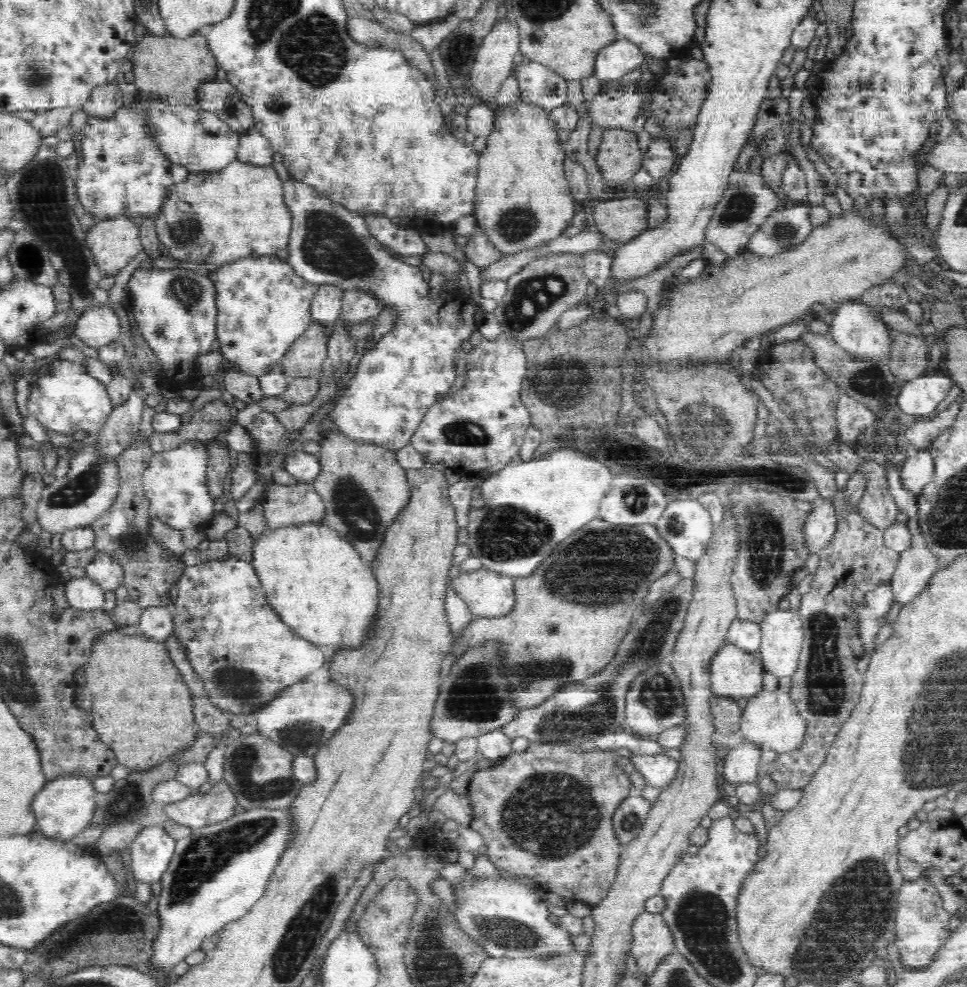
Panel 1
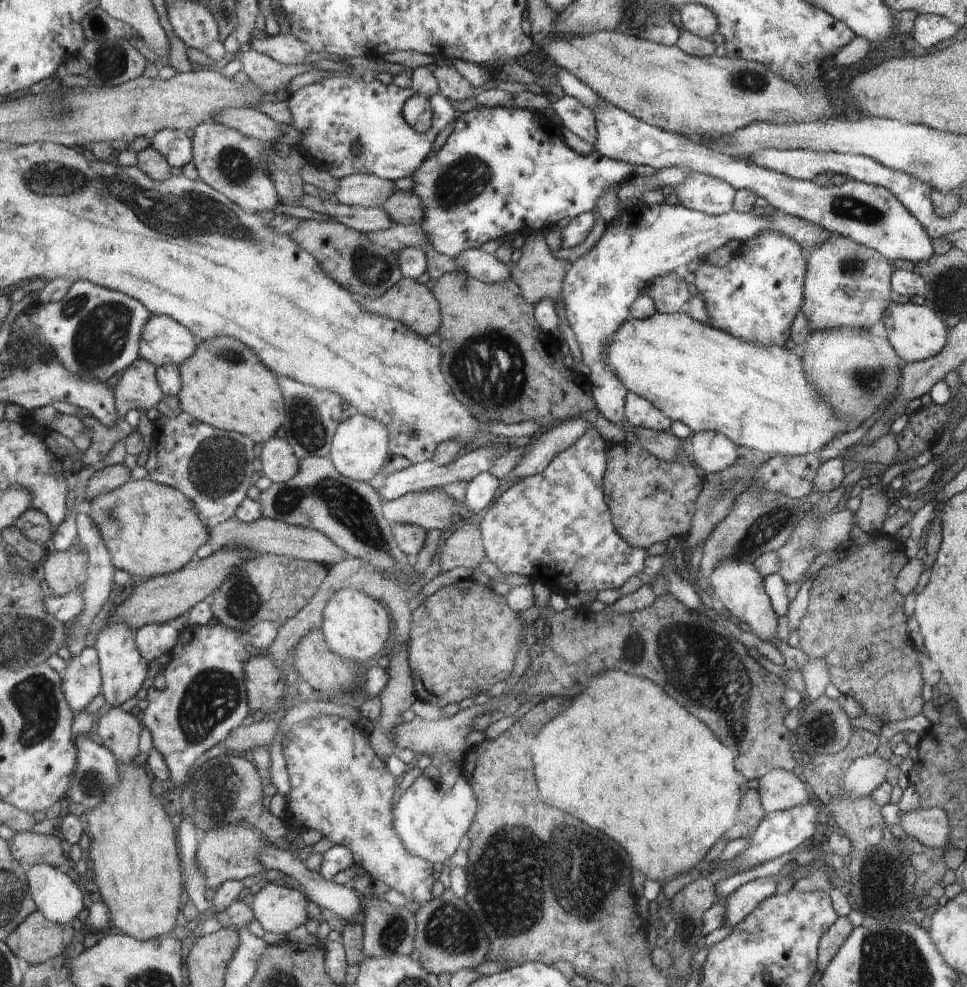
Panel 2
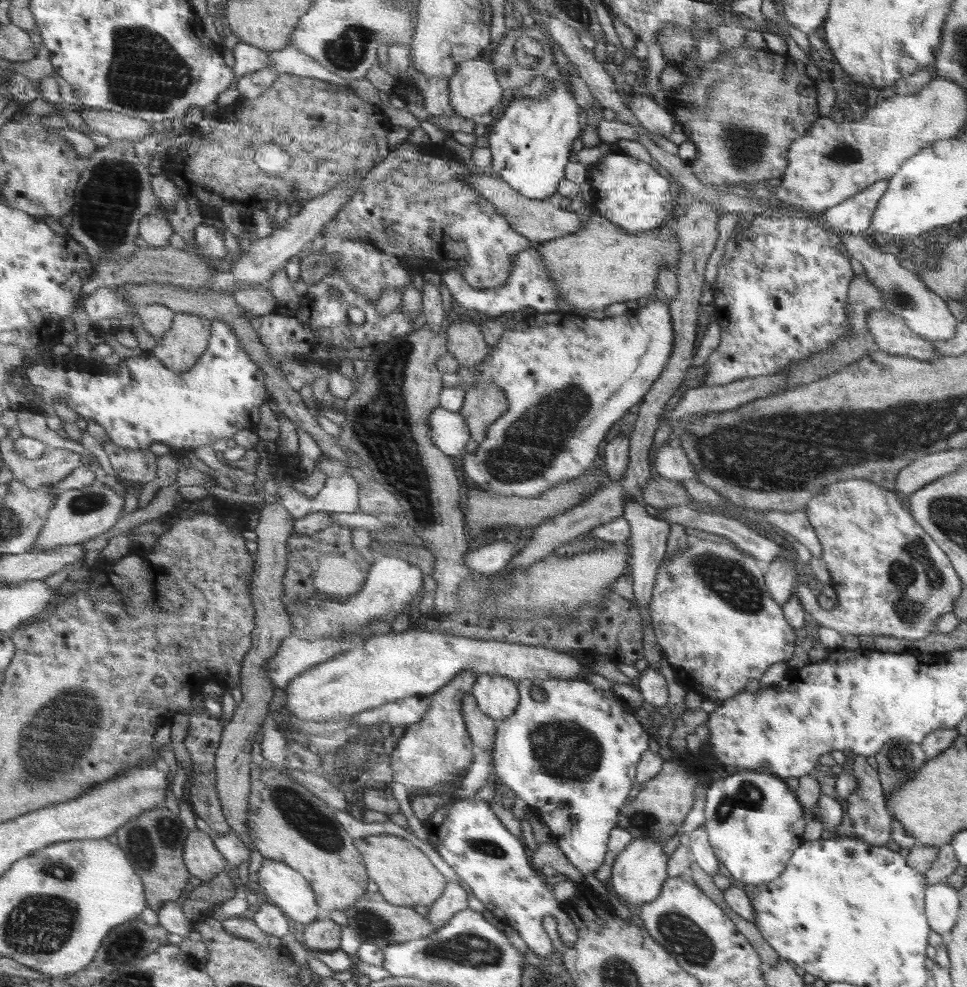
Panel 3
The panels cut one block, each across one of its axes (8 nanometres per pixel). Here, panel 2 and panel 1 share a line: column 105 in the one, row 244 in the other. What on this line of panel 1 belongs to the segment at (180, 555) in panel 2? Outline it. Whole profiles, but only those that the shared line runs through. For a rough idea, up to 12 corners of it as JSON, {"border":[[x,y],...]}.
{"border":[[489,102],[477,231],[507,255],[574,216],[550,111]]}

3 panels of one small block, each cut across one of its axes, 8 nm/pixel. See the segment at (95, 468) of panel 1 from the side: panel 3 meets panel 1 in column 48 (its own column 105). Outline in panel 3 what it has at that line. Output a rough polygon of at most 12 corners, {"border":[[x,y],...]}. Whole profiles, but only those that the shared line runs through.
{"border":[[98,479],[66,492],[31,551],[86,543],[124,516]]}

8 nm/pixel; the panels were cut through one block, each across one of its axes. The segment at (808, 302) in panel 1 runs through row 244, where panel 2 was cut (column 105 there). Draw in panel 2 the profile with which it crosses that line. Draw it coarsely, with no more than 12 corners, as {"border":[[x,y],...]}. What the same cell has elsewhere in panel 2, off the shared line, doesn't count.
{"border":[[148,770],[84,816],[112,924],[170,935],[184,904],[174,822]]}

